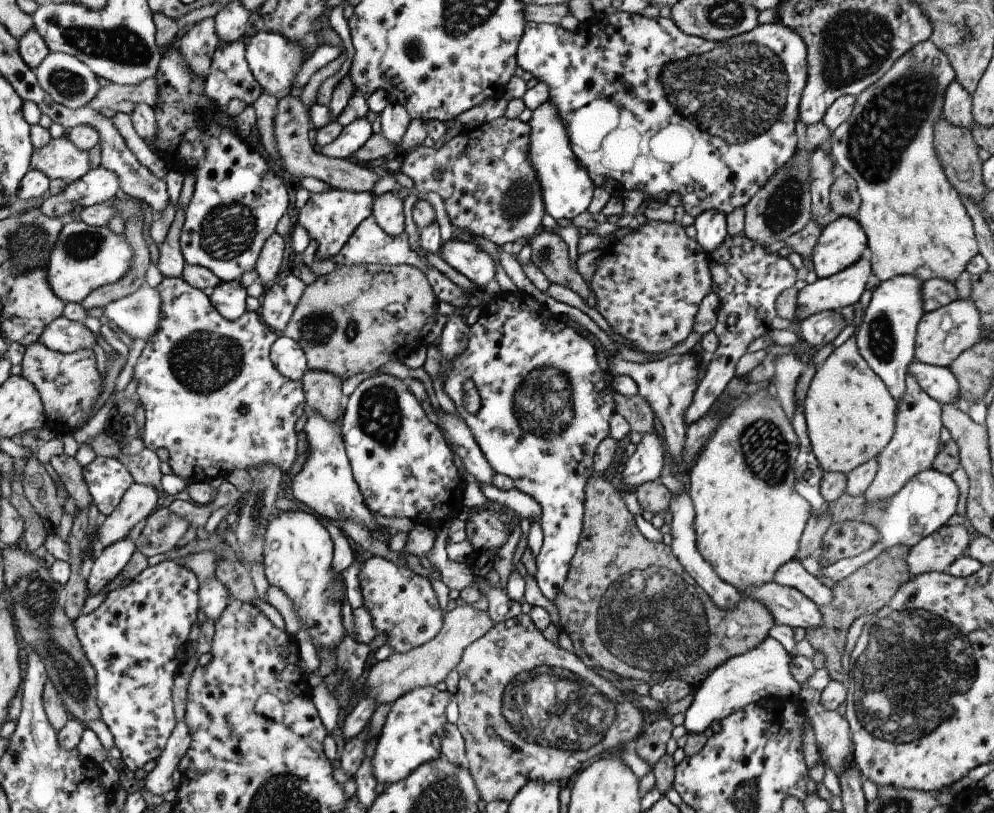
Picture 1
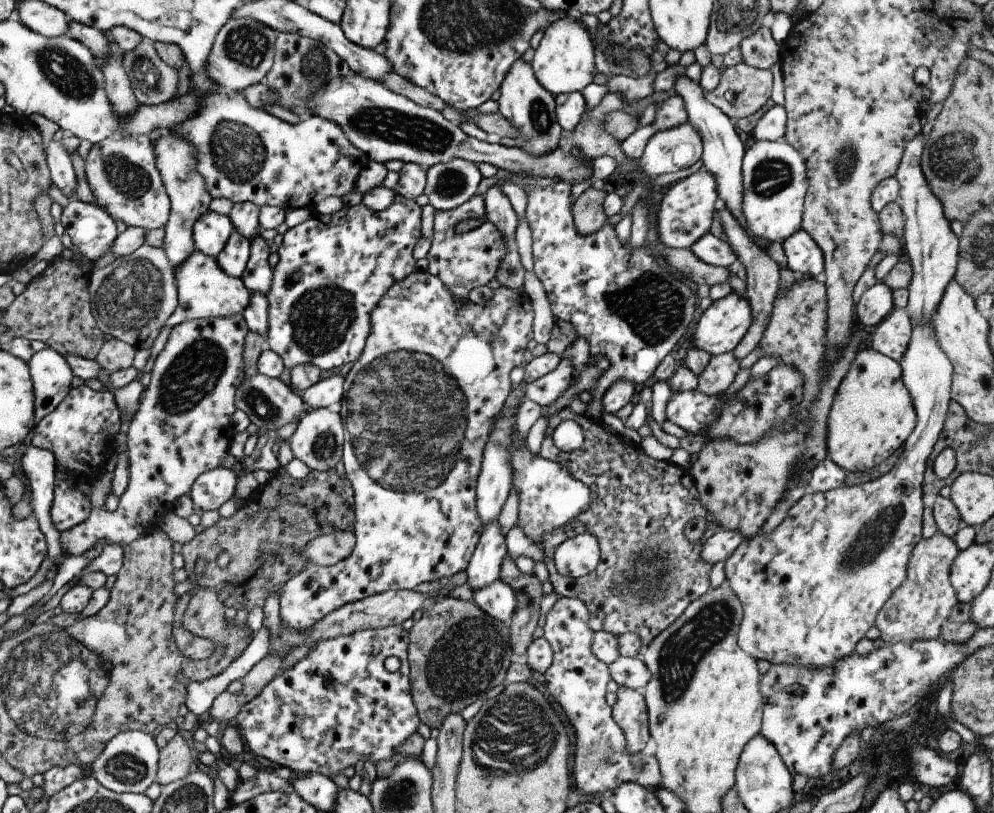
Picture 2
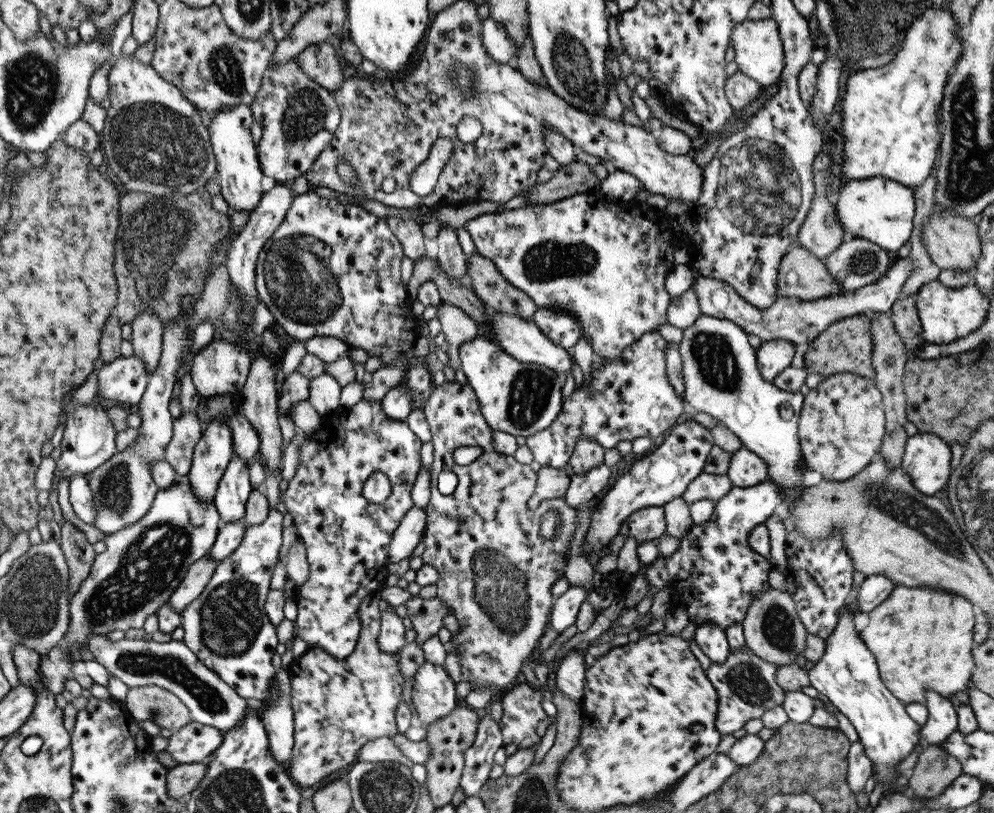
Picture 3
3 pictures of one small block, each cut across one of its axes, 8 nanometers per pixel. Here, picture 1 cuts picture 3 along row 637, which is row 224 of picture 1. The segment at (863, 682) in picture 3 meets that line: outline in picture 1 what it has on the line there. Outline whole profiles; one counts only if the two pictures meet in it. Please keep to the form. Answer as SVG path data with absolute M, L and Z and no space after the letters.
M840 216L826 224L811 256L818 279L856 264L866 247L866 232L854 217Z

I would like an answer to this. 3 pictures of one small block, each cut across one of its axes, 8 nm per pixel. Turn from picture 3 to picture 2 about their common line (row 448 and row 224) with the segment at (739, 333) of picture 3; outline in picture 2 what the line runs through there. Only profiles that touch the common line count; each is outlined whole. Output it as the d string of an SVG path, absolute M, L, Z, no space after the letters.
M784 139L747 144L743 158L743 208L746 230L770 242L784 242L801 229L809 176L801 152Z

